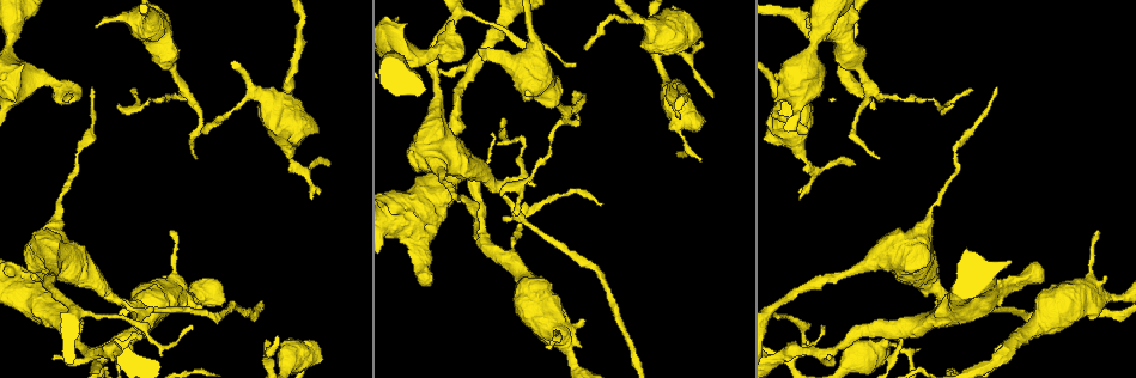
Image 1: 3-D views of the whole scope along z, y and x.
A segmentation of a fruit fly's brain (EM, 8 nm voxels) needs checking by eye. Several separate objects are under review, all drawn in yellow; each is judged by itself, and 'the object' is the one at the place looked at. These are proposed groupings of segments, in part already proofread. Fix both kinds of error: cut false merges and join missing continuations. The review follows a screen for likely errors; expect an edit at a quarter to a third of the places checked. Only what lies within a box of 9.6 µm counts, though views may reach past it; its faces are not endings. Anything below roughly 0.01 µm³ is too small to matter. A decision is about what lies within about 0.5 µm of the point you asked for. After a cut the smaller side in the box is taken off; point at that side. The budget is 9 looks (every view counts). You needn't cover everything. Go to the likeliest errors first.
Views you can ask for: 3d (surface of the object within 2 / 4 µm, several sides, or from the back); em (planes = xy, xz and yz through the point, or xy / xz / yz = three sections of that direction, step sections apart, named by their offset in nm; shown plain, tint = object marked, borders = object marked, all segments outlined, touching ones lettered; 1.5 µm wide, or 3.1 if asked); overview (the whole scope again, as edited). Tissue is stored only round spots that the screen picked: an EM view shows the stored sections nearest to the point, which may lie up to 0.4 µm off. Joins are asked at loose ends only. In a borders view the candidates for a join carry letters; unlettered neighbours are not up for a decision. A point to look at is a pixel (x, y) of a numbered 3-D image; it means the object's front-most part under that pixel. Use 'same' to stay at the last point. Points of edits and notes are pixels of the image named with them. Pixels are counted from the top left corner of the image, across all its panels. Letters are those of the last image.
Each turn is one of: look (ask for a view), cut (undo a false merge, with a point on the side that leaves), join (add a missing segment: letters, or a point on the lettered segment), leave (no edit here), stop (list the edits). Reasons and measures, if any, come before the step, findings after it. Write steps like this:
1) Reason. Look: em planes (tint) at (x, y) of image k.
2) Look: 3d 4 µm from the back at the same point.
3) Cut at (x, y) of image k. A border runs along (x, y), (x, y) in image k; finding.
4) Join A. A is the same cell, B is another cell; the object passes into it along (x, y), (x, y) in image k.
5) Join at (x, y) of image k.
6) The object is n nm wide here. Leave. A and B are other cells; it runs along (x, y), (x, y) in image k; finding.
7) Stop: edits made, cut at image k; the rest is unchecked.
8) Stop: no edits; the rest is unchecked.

Look: em yz step 8 (tint) at (679, 116) of image 1.

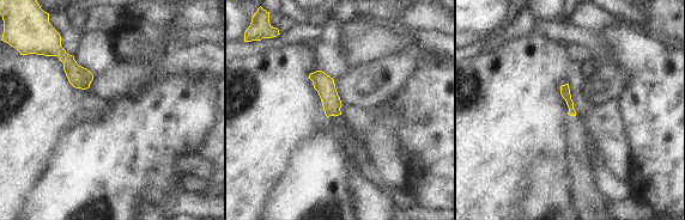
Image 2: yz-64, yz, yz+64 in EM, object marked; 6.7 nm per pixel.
Cut it another way. Look: em xy step 4 (borders) at the same point.

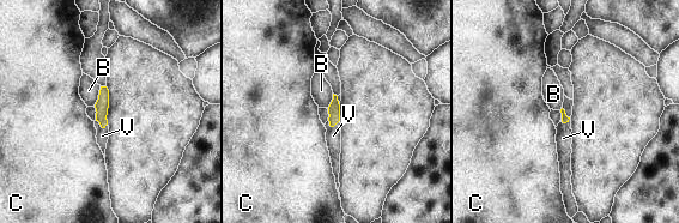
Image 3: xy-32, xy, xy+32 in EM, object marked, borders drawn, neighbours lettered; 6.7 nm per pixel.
Join V. V is the same cell, B and C are other cells; the object passes into it along (102, 104), (101, 126), (102, 136) in image 3; the neuron continues.

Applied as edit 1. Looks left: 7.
Redraw. Look: overview.

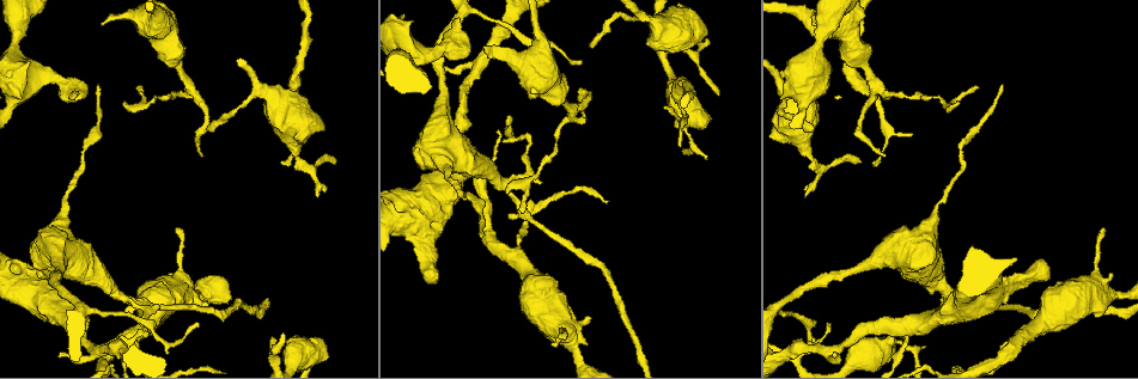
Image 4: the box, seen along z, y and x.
Look: em planes (tint) at (582, 60) of image 4.

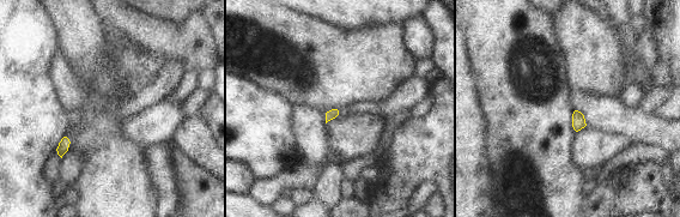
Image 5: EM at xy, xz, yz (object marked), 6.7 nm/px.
What lies round it. Look: em planes (borders) at the same point.

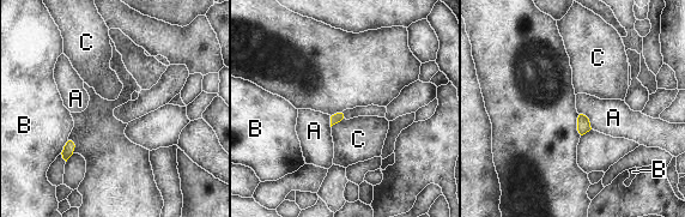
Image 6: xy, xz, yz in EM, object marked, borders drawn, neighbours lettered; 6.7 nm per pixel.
Leave. A, B and C are other cells; no lettered segment goes on from it.

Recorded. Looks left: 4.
Sharp bend. Look: 3d 2 µm at (528, 141) of image 4.

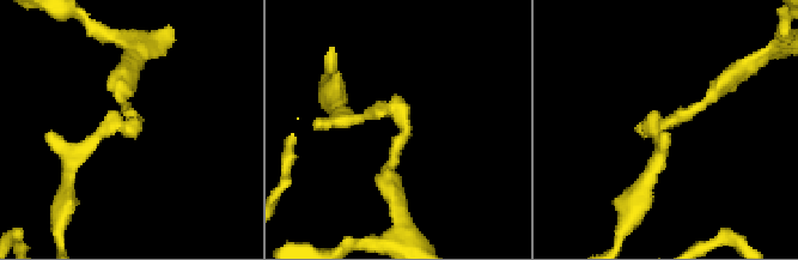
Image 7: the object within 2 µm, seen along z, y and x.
Look: em xz step 4 (borders) at (135, 128) of image 7.

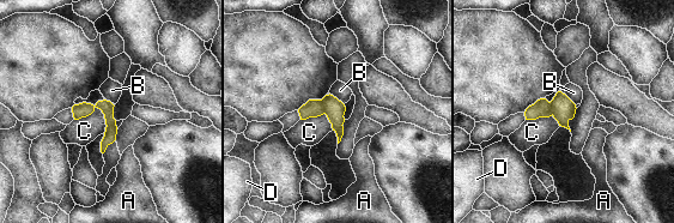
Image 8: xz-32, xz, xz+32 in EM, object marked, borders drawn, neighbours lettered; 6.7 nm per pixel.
The longest contact is with C, 240 nm. Cut at (334, 109) of image 8. A, B, C and D are other cells; two neurons meet here.

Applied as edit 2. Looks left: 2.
Calibre changes. Look: em planes (borders) at (690, 135) of image 4.

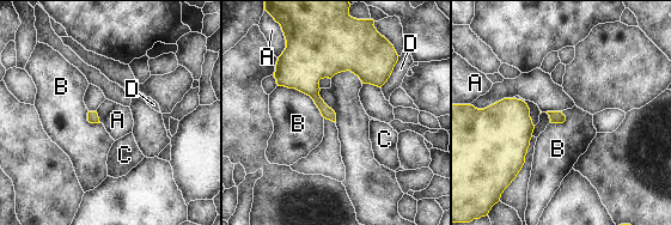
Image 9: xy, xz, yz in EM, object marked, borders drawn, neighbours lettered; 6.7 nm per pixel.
Leave. A, B, C and D are other cells; all the same neuron.

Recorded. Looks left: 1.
Stop: edits made, join at image 3, cut at image 8; the rest is unchecked.

